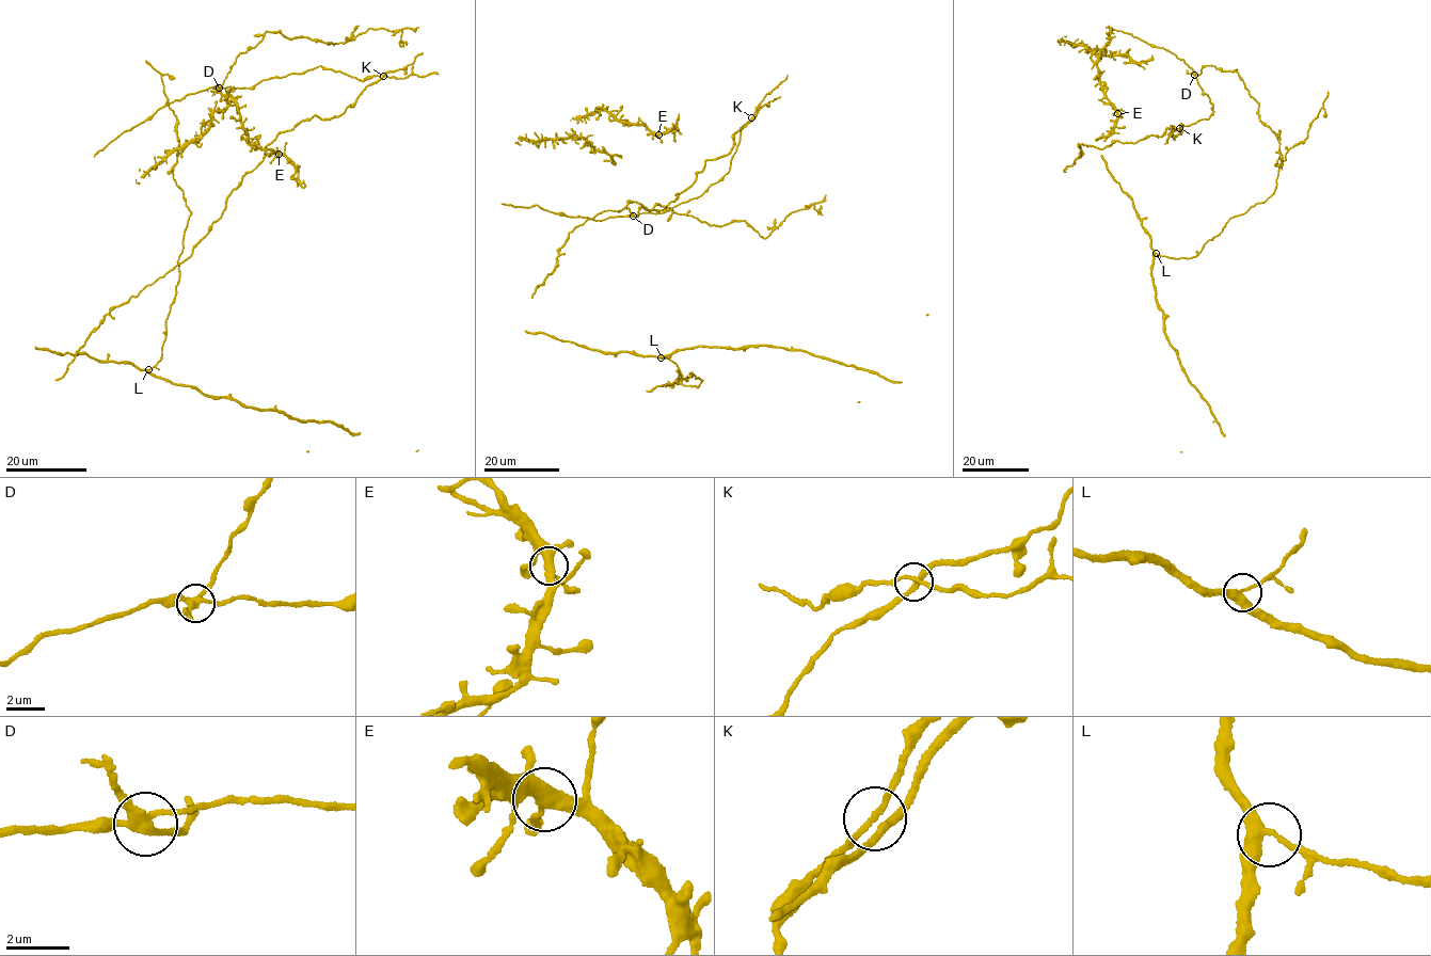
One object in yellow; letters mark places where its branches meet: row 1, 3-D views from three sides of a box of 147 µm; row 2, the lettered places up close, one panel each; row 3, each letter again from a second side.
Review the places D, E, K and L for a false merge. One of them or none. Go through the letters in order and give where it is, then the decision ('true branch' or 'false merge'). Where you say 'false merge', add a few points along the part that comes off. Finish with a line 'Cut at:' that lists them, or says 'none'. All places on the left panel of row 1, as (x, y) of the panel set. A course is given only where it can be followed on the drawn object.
D: at (219, 88); false merge; foreign part runs (219, 88), (235, 60), (256, 47), (266, 32), (334, 45), (383, 28), (400, 30), (399, 44), (406, 44)
E: at (279, 154); true branch
K: at (383, 76); true branch
L: at (148, 369); true branch
Cut at: D

